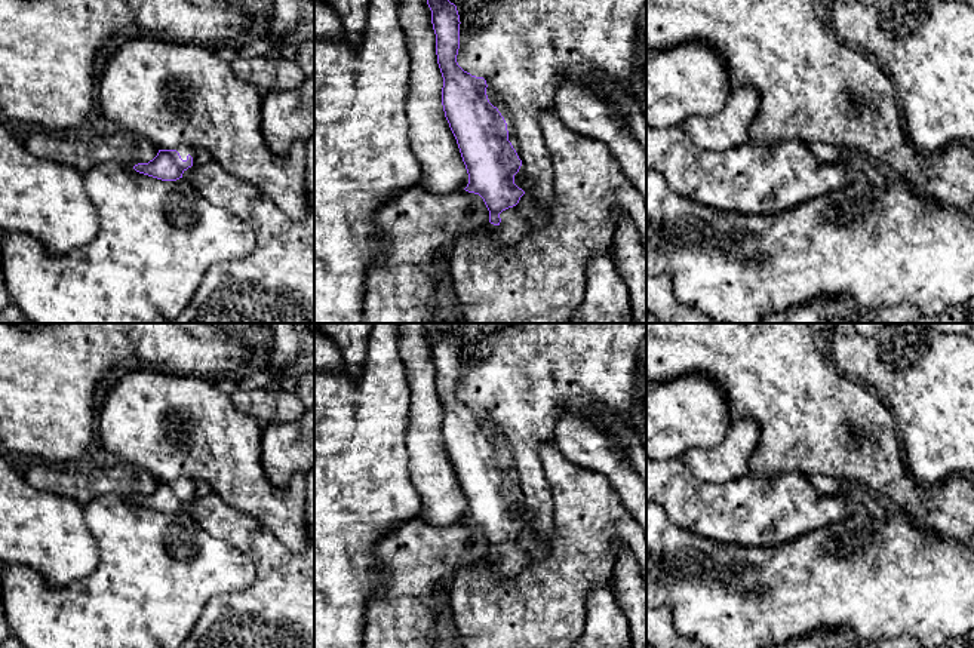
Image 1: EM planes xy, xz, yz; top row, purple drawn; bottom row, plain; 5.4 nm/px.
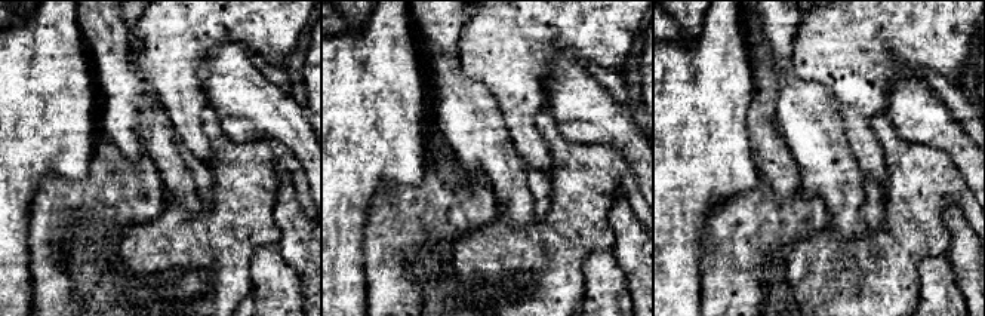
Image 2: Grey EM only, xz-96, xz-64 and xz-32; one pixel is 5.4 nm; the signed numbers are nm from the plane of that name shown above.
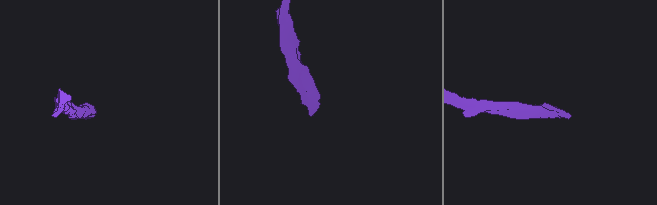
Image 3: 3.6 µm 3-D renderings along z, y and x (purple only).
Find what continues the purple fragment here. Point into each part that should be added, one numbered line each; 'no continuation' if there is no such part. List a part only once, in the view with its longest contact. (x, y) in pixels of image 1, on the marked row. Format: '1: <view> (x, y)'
1: xz (513, 227)

